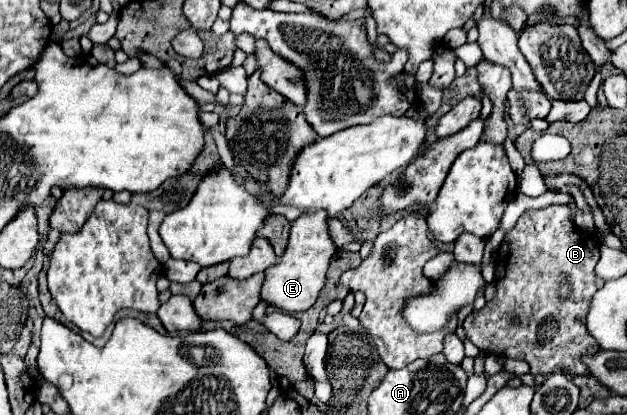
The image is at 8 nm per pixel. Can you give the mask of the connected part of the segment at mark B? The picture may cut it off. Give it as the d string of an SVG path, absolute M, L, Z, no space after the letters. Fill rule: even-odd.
M546 206L542 210L528 210L516 226L504 236L496 250L496 292L484 308L472 312L464 320L464 332L468 340L486 354L502 354L506 358L526 360L532 376L564 372L568 376L590 374L584 366L582 356L596 354L600 348L586 332L586 312L596 290L602 288L604 280L594 274L594 266L600 260L600 242L594 234L582 232L572 224L570 206Z

